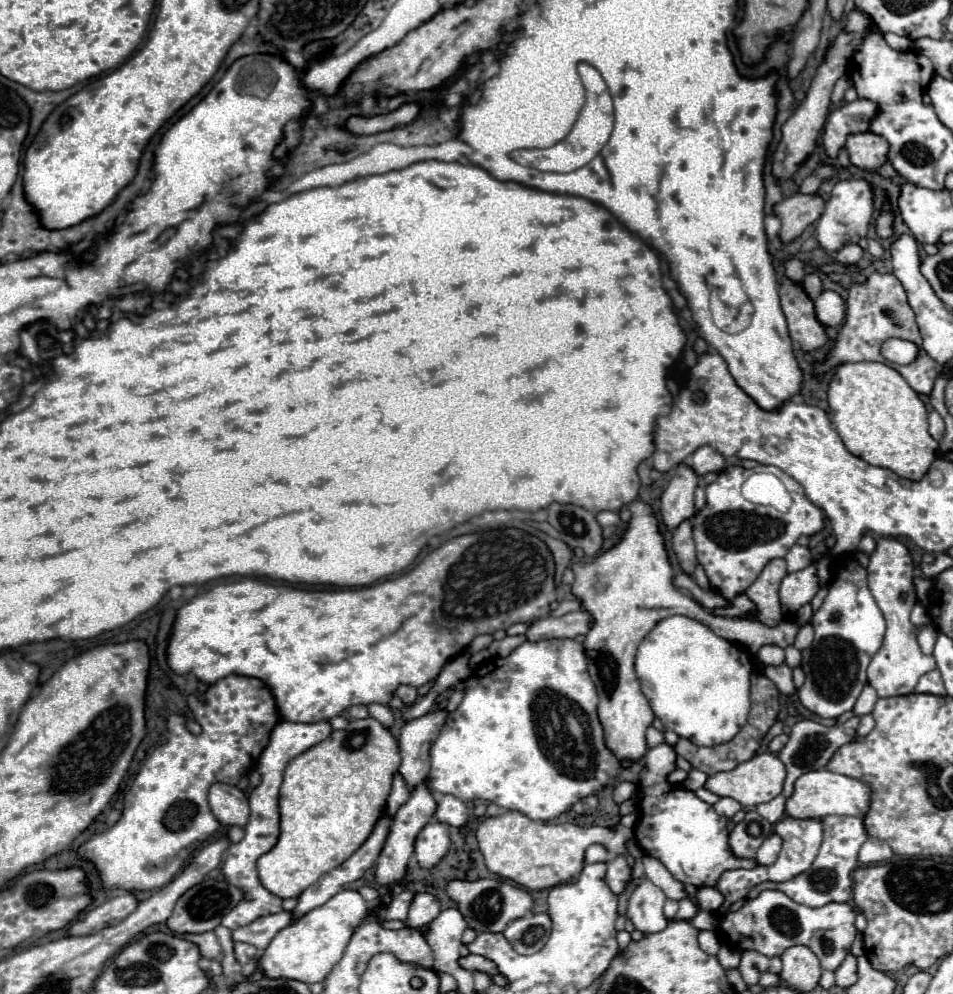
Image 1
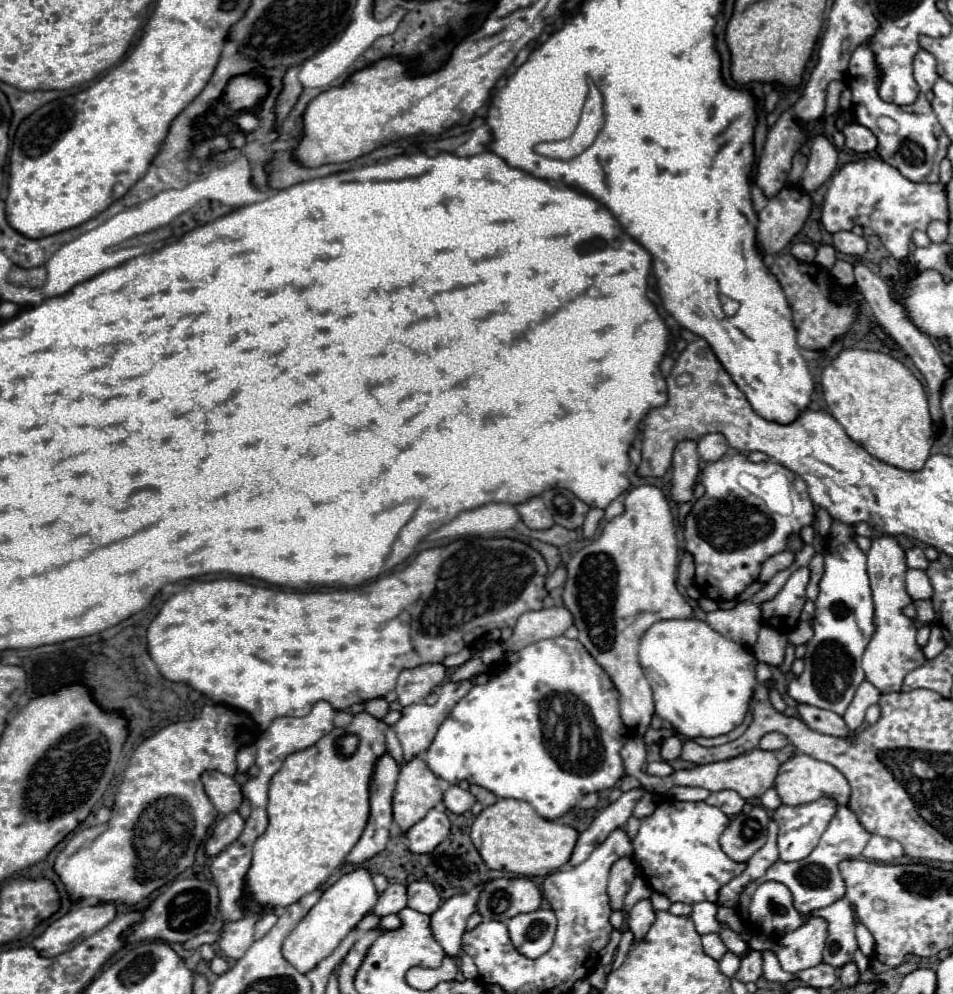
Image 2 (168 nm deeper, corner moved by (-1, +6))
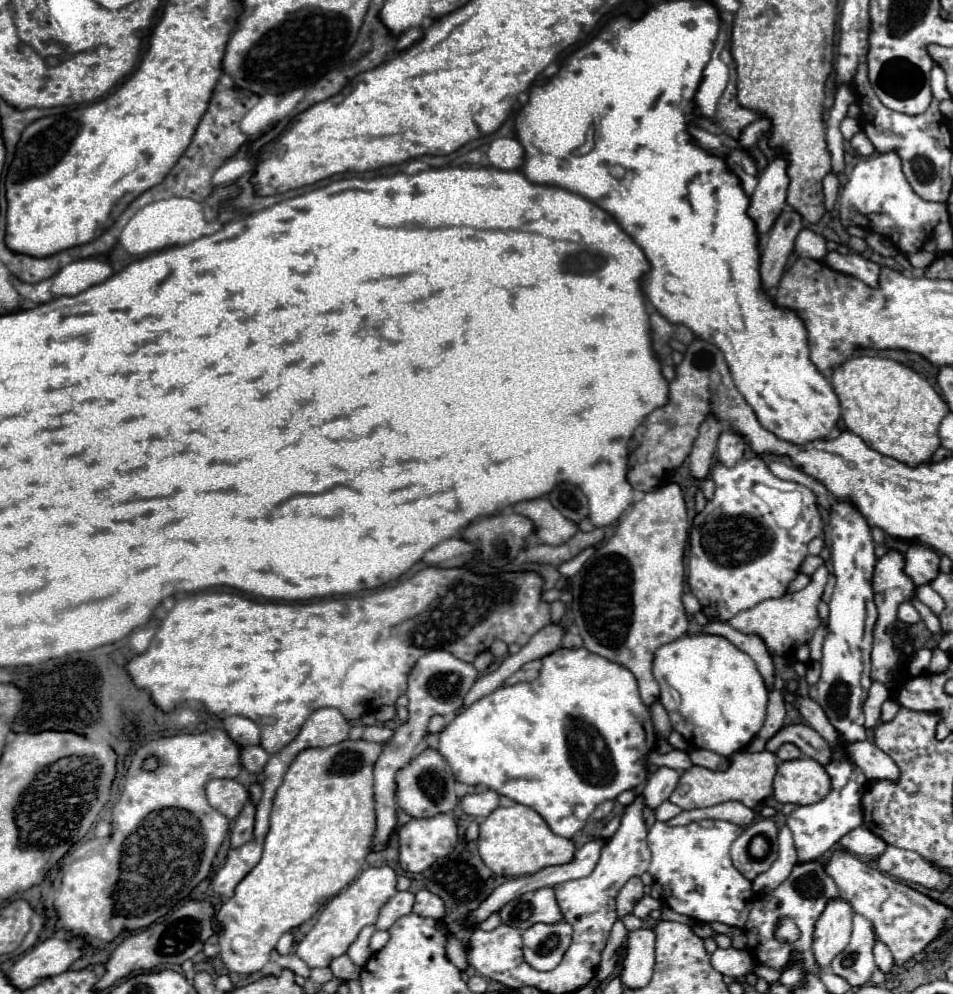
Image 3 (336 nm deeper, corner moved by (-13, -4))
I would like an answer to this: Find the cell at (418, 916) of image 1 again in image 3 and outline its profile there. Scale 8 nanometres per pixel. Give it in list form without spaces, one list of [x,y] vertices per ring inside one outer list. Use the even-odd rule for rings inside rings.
[[[421,890],[415,896],[413,912],[419,914],[419,916],[429,916],[429,918],[441,920],[445,916],[445,906],[443,906],[443,900],[437,894],[433,894],[429,890]]]

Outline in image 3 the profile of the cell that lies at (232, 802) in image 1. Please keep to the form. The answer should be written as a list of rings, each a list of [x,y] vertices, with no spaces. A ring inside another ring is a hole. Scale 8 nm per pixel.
[[[211,780],[207,784],[207,800],[215,810],[235,820],[249,800],[249,792],[237,780]]]

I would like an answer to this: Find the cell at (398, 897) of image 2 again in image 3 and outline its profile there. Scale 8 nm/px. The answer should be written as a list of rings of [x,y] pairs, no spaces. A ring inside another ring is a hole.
[[[397,892],[379,912],[379,918],[375,922],[377,930],[389,930],[395,920],[399,920],[401,916],[411,914],[411,906],[415,904],[415,894],[413,892]]]

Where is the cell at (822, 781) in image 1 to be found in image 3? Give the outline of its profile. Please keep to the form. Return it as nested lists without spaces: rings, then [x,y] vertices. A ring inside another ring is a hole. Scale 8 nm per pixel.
[[[799,758],[781,762],[773,782],[773,796],[781,804],[815,804],[827,796],[831,790],[831,778],[823,766],[811,758]]]

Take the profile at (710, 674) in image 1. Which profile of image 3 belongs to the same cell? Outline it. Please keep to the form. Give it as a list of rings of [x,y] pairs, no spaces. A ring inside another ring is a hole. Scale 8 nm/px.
[[[685,634],[669,644],[663,644],[655,652],[653,676],[661,688],[659,702],[665,706],[673,730],[683,734],[683,738],[699,748],[717,752],[721,756],[731,756],[743,750],[753,736],[761,730],[765,722],[767,688],[751,656],[735,648],[723,636],[713,634]]]

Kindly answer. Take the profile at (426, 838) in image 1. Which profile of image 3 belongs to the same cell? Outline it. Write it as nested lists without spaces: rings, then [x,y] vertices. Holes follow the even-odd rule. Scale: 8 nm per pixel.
[[[439,814],[433,818],[415,820],[411,818],[401,830],[399,830],[399,864],[405,872],[423,872],[427,870],[435,860],[451,854],[457,844],[457,824],[451,816]]]

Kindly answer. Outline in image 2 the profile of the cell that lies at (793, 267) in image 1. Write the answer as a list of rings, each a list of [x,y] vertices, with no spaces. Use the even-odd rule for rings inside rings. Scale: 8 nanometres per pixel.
[[[797,242],[791,246],[791,254],[797,258],[797,260],[803,260],[803,262],[813,262],[815,254],[817,254],[817,248],[809,242]]]

